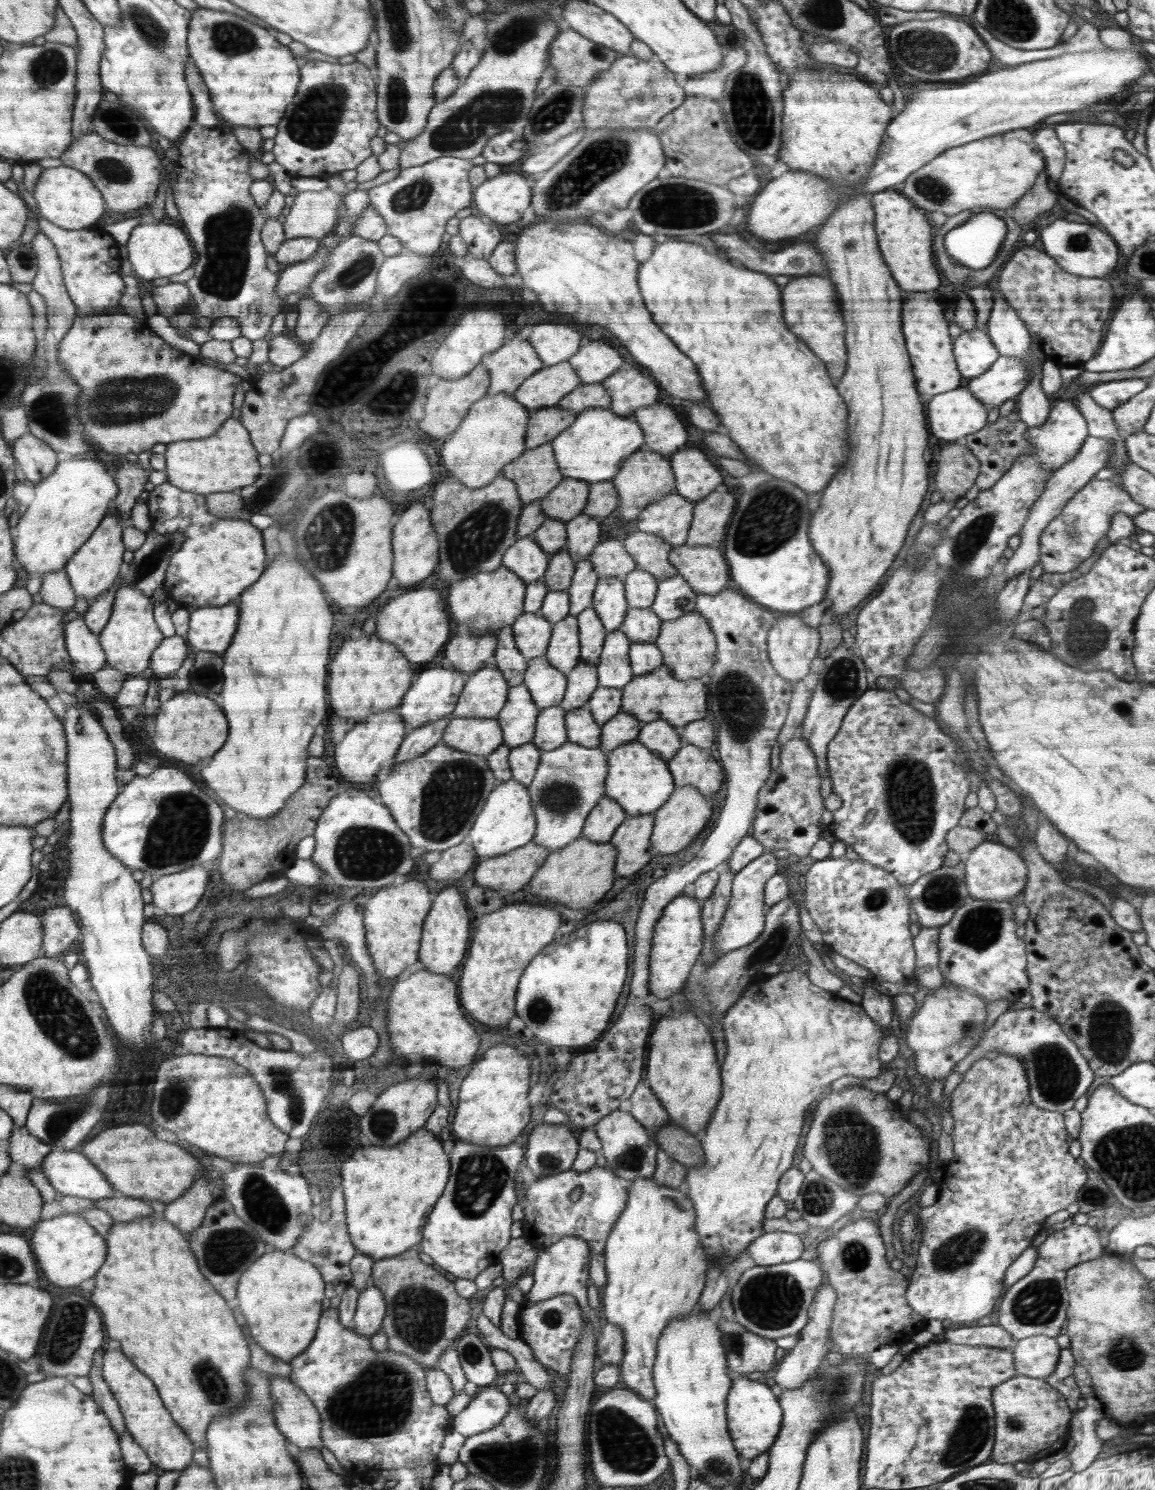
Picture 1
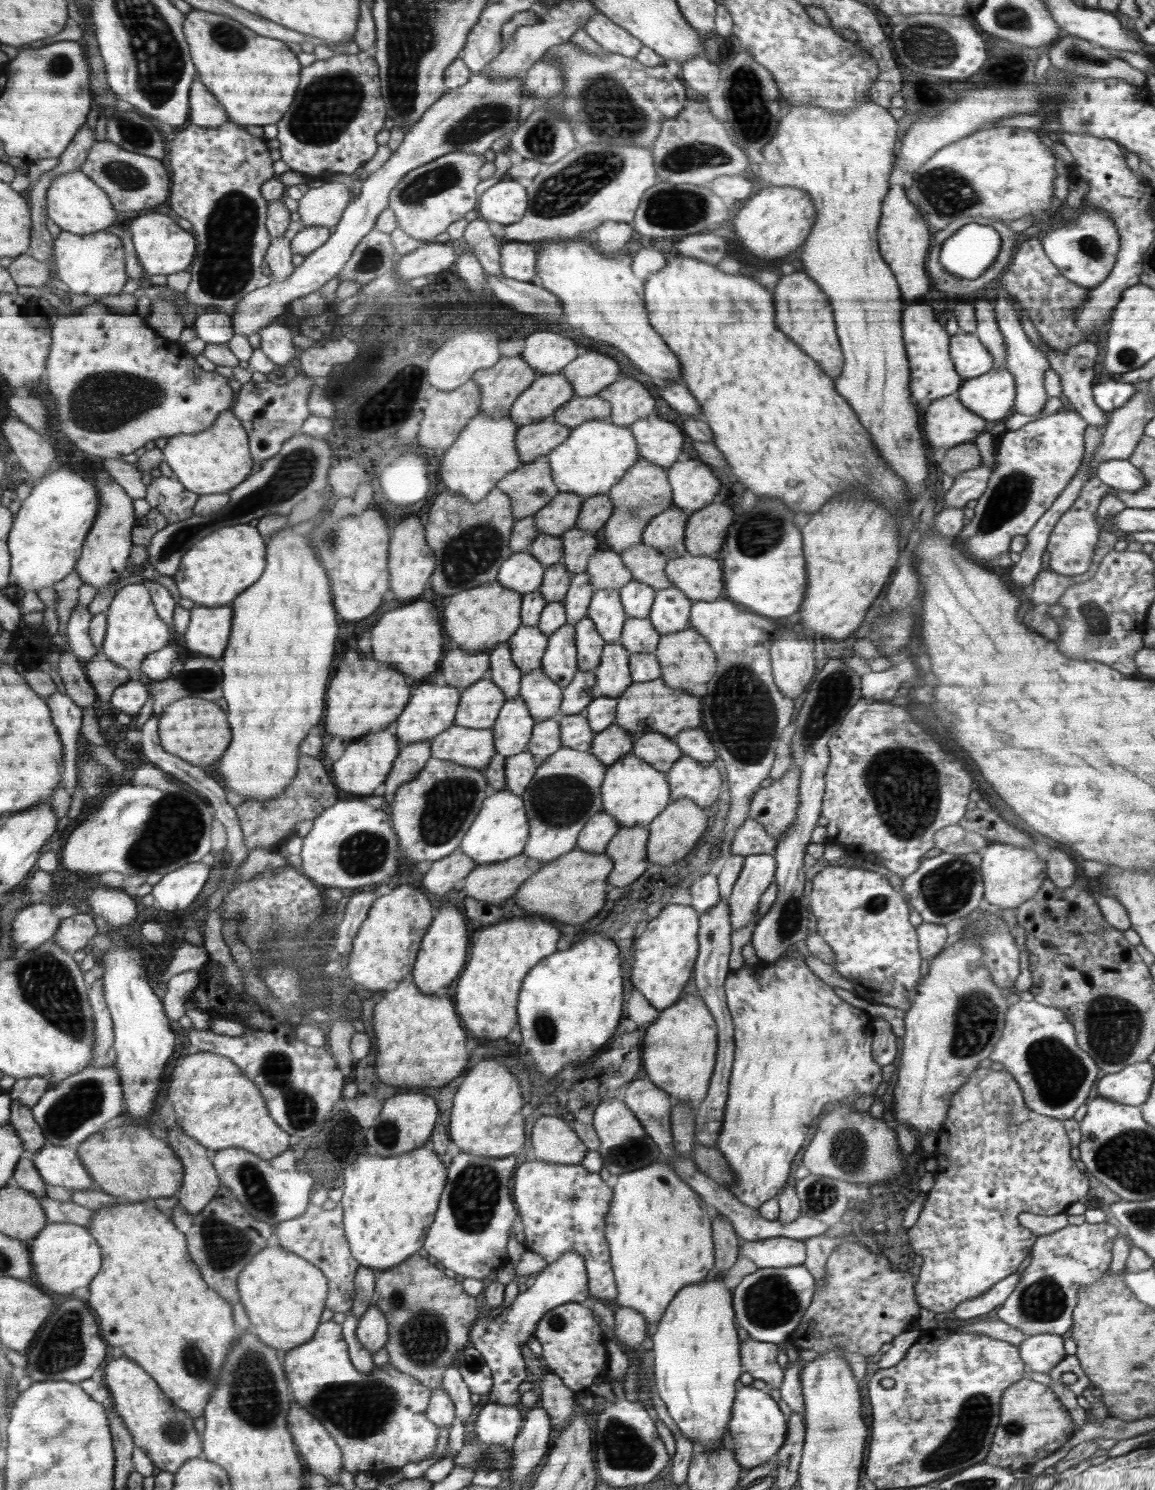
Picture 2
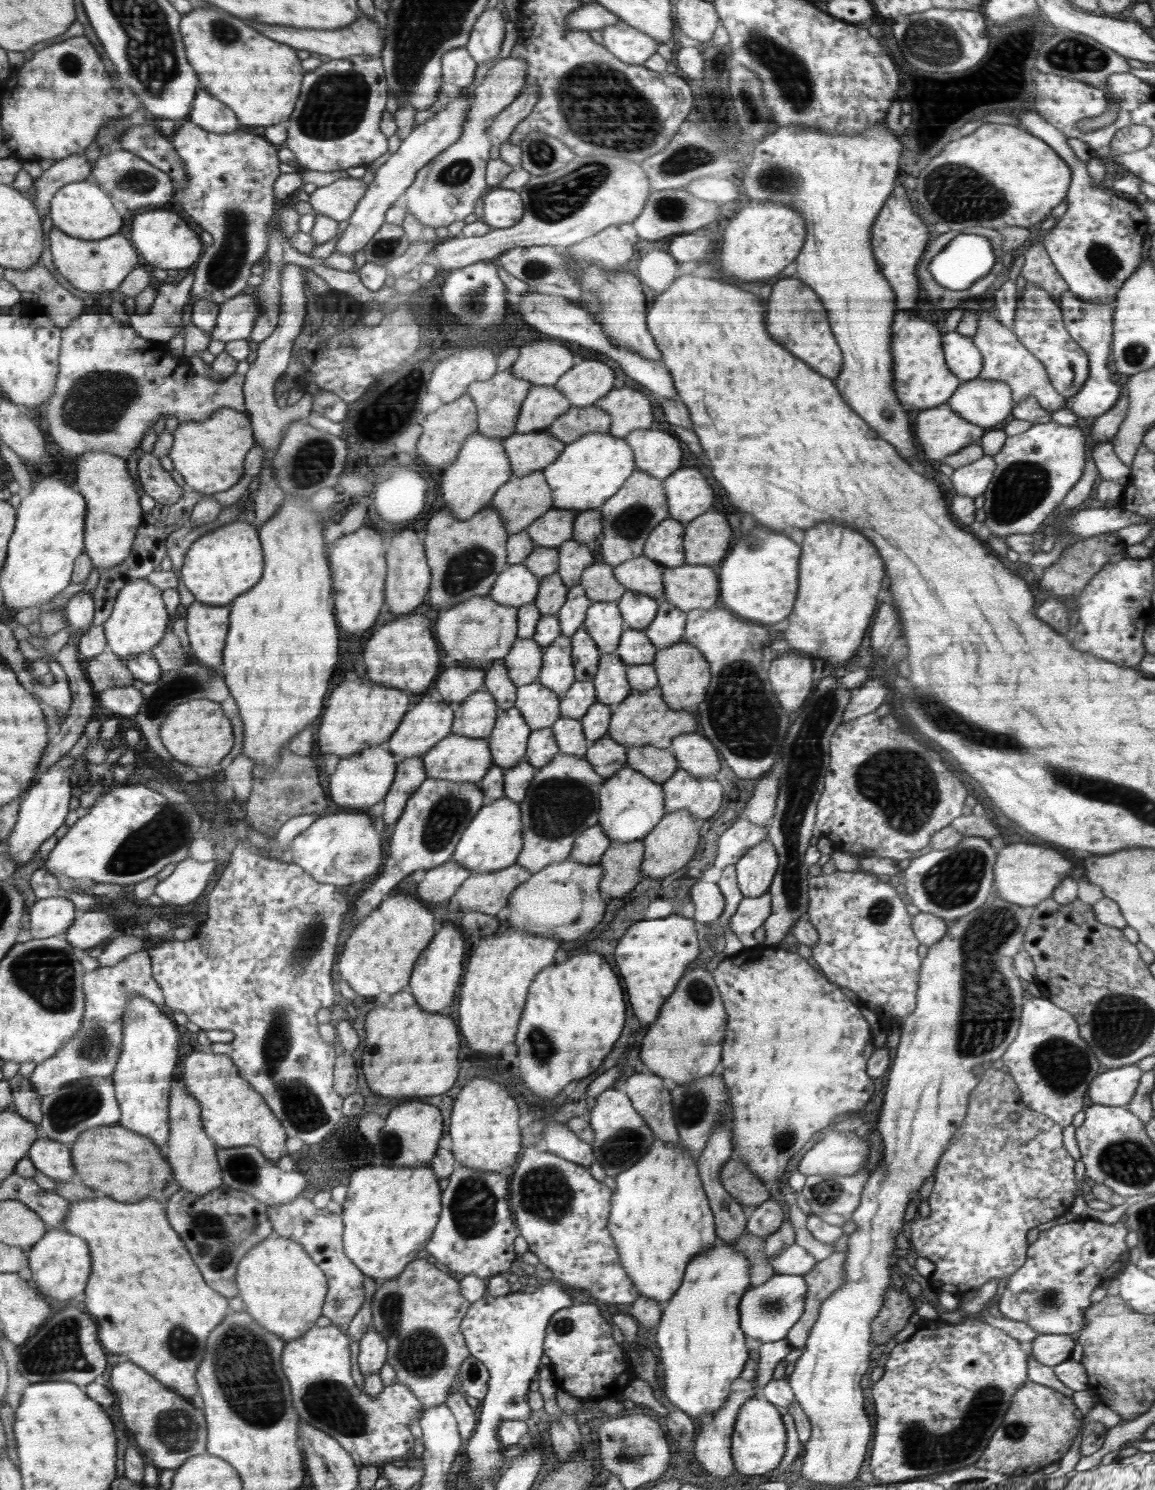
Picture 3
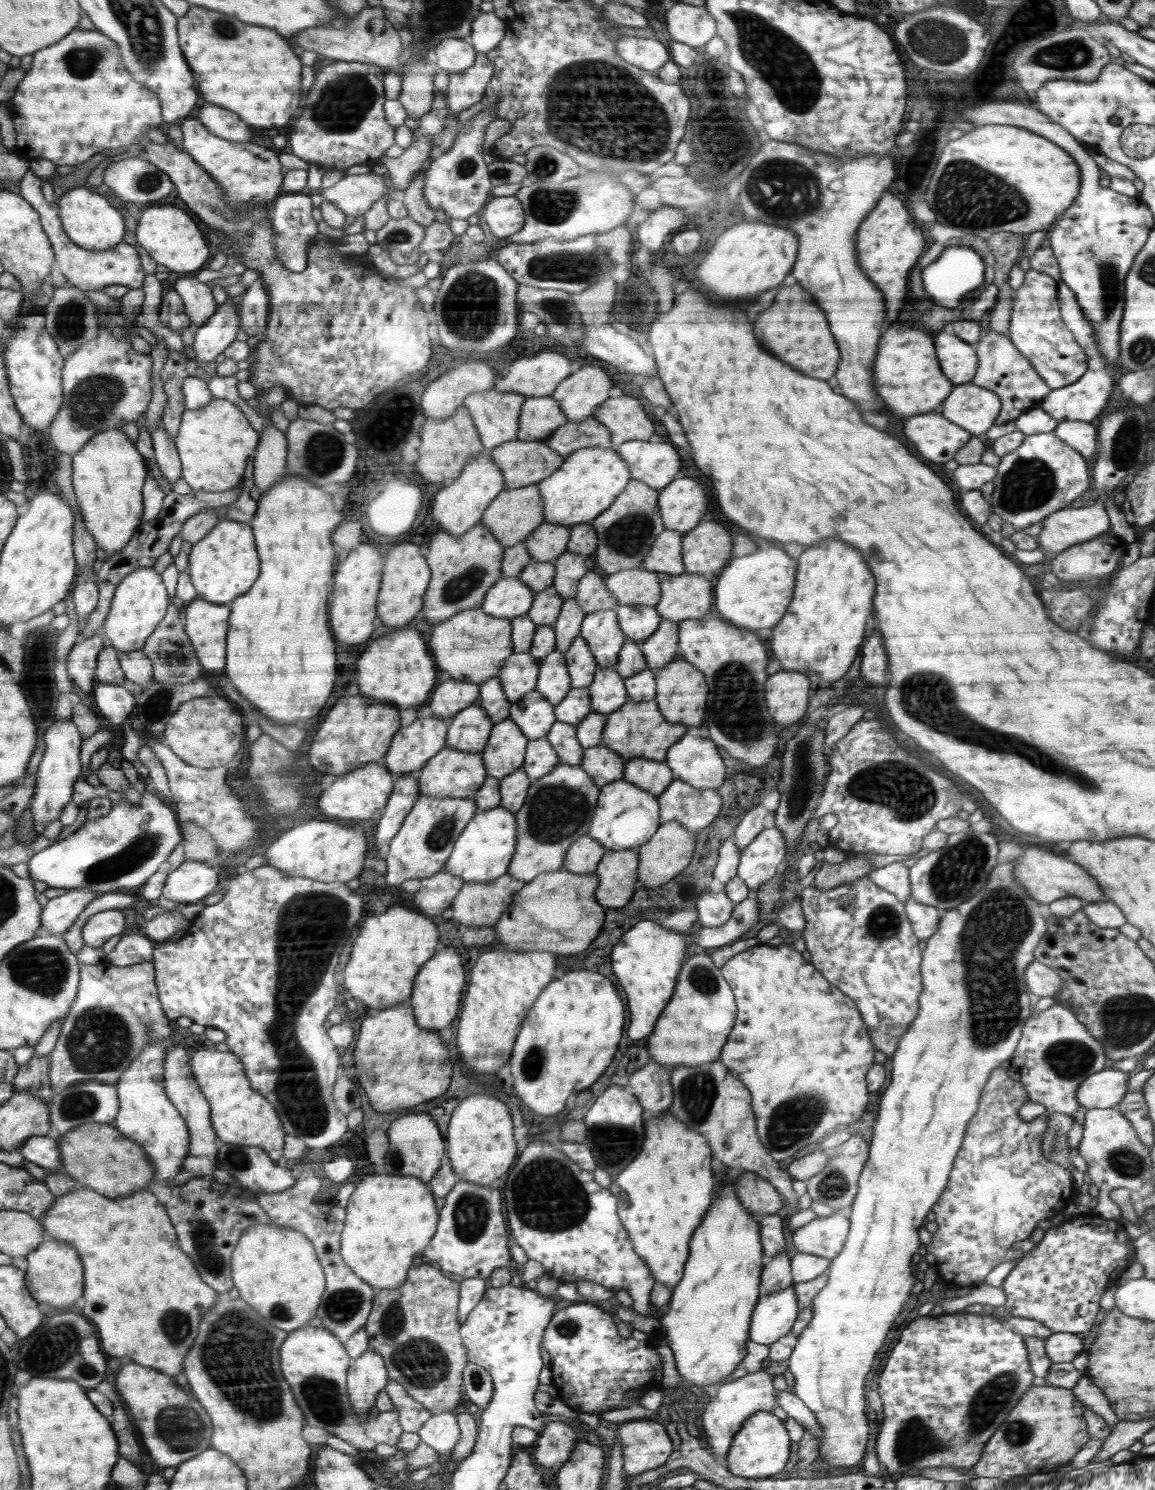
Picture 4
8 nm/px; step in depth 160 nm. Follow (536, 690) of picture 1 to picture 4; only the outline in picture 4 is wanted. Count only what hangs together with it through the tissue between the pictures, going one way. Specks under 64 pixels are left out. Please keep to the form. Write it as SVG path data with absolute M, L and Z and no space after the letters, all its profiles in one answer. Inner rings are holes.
M538 691L530 692L511 703L509 718L519 725L529 740L545 737L557 722L555 705Z

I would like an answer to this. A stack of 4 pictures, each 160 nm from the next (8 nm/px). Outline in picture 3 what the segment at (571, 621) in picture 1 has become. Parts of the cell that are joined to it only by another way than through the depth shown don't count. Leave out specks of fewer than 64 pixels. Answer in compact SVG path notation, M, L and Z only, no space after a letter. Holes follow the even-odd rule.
M561 634L550 646L543 648L543 668L539 683L566 696L575 684L575 670L571 655L571 637Z

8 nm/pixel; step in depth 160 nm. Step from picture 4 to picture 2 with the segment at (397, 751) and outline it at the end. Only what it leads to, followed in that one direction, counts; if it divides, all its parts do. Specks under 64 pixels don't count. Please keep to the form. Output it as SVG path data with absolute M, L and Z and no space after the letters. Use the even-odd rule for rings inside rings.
M433 680L422 683L415 689L410 703L404 707L402 714L395 721L400 748L416 740L431 740L450 728L455 722L455 712L462 700L462 691L455 686L438 686Z

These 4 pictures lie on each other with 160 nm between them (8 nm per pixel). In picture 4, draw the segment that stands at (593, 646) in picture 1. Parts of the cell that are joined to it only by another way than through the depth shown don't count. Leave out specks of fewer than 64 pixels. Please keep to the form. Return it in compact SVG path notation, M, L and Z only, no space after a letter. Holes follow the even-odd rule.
M580 635L574 639L570 648L565 652L565 661L572 689L589 688L599 666L586 641Z

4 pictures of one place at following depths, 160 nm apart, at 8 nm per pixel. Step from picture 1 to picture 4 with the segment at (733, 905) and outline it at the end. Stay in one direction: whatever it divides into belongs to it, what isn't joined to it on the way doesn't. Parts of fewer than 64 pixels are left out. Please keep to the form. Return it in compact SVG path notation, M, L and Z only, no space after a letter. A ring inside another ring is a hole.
M765 828L740 853L736 876L756 894L783 865L786 854L785 838L779 828Z

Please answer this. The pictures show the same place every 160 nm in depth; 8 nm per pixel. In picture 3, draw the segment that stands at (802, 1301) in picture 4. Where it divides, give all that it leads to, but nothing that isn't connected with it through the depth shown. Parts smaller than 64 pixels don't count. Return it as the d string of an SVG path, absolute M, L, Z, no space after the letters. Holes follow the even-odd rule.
M834 1252L828 1258L818 1261L803 1275L807 1284L804 1312L800 1320L788 1331L785 1339L796 1349L801 1349L819 1315L823 1300L845 1283L844 1261L847 1252Z

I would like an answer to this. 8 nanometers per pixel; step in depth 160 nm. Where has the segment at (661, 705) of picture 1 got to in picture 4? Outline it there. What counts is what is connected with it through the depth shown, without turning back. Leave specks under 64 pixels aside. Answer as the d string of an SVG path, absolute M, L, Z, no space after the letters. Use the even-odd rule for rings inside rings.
M629 700L618 711L611 712L603 731L602 746L614 749L626 761L632 758L647 758L663 762L670 746L686 735L687 725L671 722L663 716L656 700Z

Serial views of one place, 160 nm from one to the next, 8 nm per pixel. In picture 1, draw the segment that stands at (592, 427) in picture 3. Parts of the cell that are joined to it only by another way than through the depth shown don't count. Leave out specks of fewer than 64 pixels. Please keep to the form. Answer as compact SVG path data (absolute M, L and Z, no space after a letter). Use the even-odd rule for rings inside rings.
M583 382L571 392L570 395L561 399L556 406L578 414L588 409L602 408L611 409L611 393L602 383L584 384Z

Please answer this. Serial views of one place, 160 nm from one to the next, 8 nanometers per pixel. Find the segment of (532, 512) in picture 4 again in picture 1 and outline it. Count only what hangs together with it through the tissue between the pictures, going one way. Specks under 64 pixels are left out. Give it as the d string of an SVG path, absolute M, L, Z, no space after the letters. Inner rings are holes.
M552 442L526 450L501 472L518 487L523 506L543 499L558 487L563 479L563 470L557 463Z

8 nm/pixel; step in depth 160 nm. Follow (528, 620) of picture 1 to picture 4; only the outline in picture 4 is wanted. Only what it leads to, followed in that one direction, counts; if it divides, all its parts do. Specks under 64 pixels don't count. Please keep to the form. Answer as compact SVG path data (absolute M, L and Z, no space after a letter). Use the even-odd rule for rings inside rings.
M529 652L514 653L506 660L497 677L510 703L535 691L539 672L539 663Z

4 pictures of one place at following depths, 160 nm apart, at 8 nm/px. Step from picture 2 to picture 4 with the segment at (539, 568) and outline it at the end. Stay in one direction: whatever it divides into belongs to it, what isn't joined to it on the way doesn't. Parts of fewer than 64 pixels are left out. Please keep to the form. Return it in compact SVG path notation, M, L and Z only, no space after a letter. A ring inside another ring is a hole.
M518 576L502 577L481 604L484 612L490 616L500 616L514 620L517 616L526 615L531 610L535 593Z

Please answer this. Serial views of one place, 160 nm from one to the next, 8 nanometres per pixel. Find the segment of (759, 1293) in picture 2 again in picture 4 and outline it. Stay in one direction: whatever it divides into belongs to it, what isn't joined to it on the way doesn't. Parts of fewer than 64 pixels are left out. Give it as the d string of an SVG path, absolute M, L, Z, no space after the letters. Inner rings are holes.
M793 1285L759 1297L751 1314L749 1338L756 1344L774 1344L791 1332L799 1314Z

